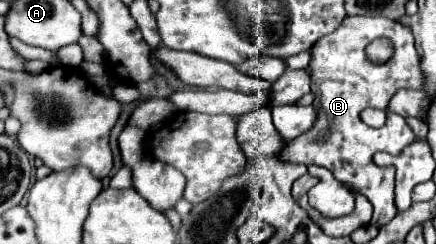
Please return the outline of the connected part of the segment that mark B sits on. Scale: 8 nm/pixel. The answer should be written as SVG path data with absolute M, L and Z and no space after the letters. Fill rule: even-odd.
M346 17L336 31L316 41L316 45L310 49L310 55L312 57L306 71L312 79L310 87L316 95L314 109L318 111L318 119L310 131L288 141L278 153L278 159L286 163L326 167L340 183L352 187L372 203L372 225L382 227L396 217L396 205L392 205L394 169L392 165L378 167L372 157L378 151L386 151L390 155L400 153L400 149L412 141L414 133L400 115L386 111L386 125L372 129L360 119L360 113L366 107L386 109L388 97L392 97L396 89L420 87L420 65L414 49L412 29L386 17ZM376 37L388 37L396 49L394 57L384 65L374 65L364 53L366 45Z

